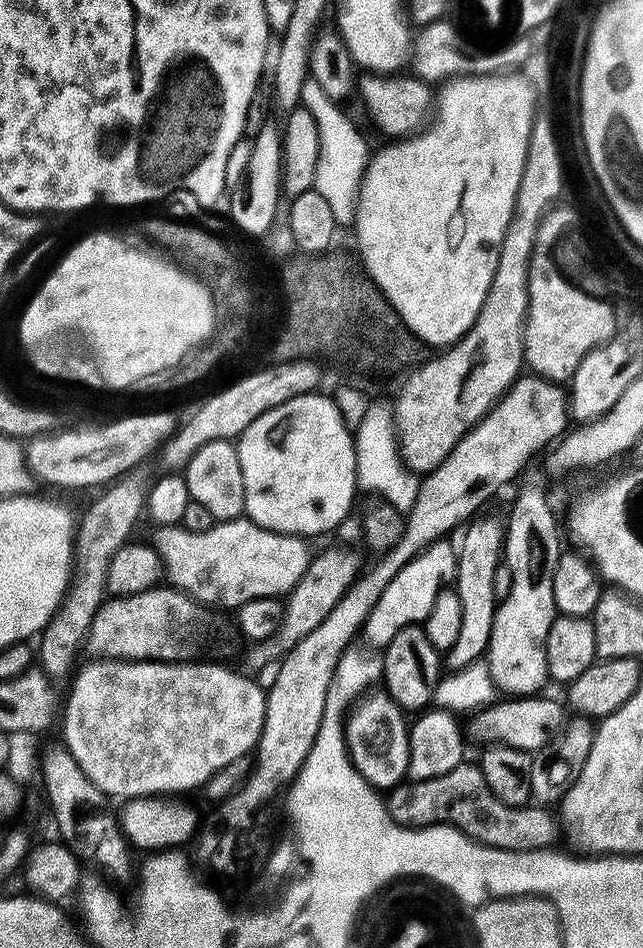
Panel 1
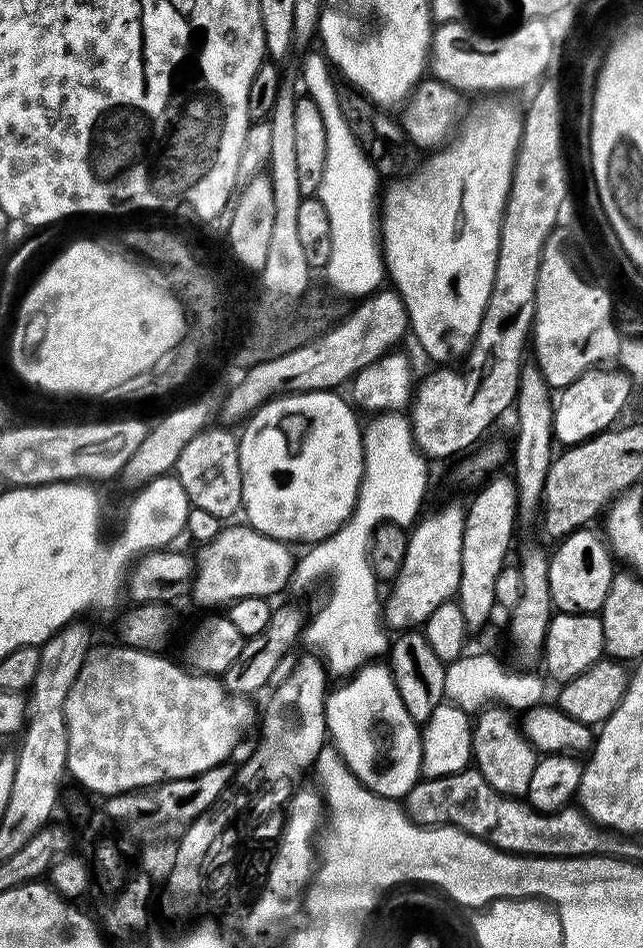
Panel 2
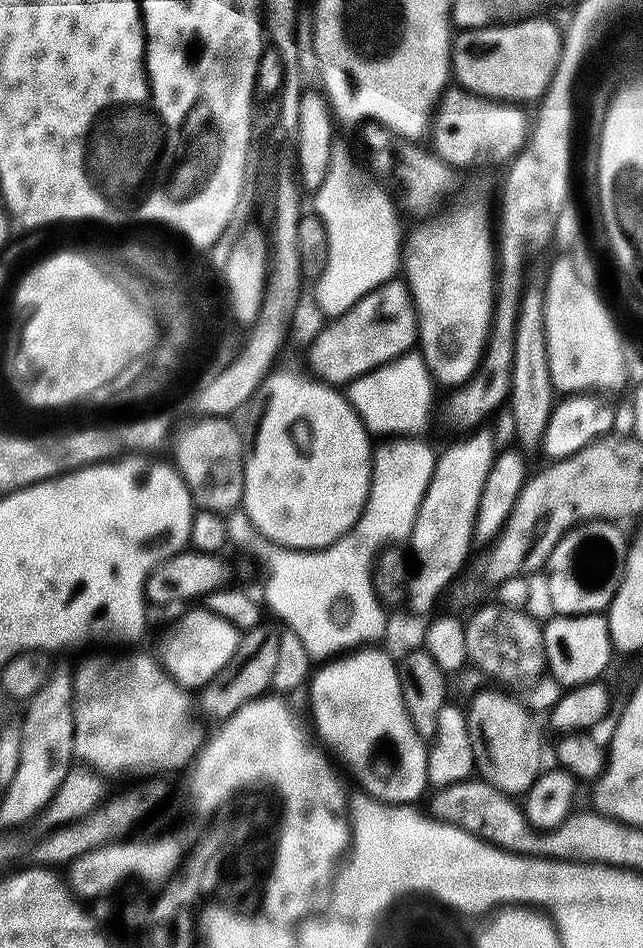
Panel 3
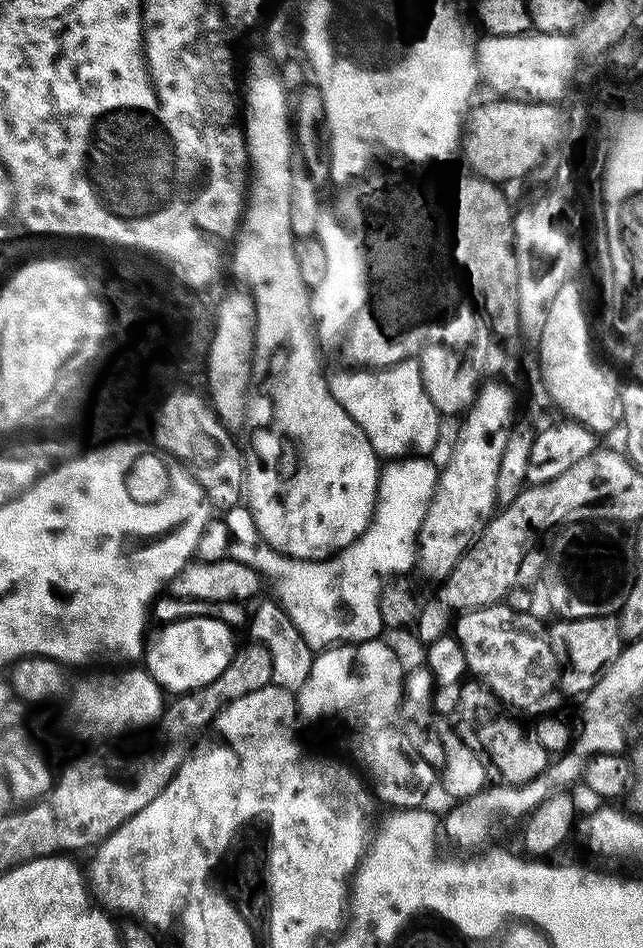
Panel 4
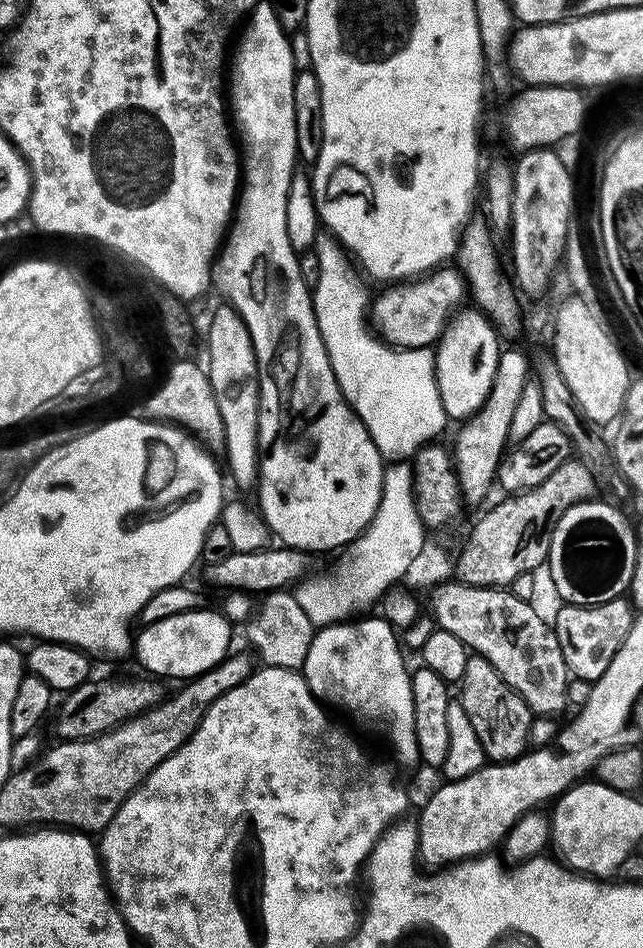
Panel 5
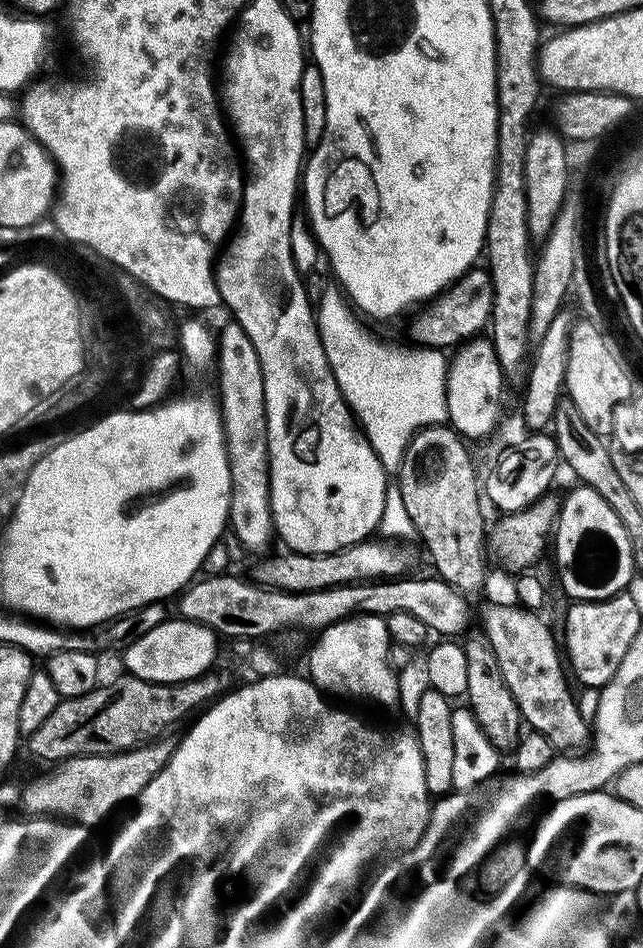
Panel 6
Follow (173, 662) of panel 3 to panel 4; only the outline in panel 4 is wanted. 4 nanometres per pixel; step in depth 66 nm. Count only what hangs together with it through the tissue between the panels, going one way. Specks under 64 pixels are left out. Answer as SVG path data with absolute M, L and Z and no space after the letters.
M183 617L161 623L156 633L147 637L142 657L143 667L165 693L183 694L206 686L226 670L238 647L232 641L233 629L214 617Z

